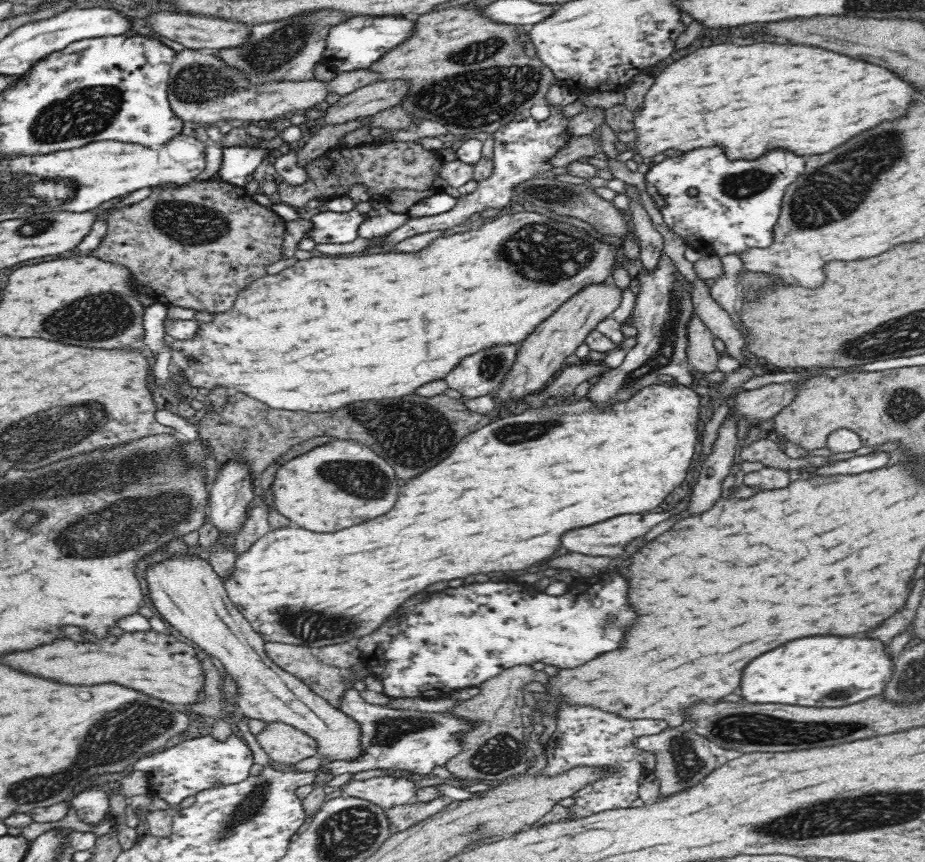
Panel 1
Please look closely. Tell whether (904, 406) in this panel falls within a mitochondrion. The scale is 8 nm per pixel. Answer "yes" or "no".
yes

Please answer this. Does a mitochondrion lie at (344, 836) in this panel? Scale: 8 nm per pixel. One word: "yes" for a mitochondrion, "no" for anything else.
yes

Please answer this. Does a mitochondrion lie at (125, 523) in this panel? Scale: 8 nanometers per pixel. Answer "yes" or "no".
yes

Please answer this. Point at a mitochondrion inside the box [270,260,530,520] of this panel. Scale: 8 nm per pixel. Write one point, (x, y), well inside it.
(413, 433)

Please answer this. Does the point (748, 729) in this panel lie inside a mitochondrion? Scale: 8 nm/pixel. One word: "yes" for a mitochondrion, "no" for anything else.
yes

